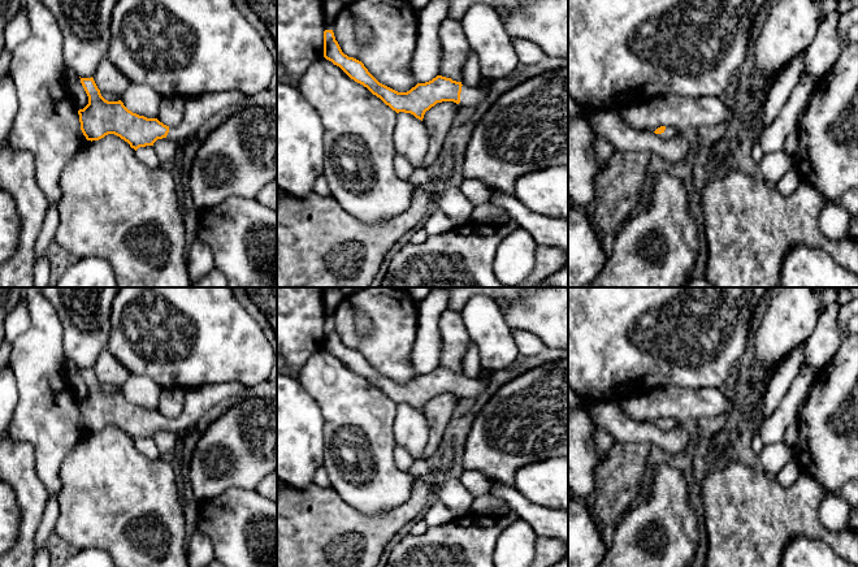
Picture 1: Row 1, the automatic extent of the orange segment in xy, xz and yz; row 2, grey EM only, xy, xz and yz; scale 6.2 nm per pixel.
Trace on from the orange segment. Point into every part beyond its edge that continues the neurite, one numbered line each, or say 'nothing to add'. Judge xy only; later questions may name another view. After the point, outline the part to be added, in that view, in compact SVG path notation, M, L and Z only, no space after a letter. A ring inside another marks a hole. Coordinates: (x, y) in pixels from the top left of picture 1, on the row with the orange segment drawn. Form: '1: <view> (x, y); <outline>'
1: xy (198, 109); M230 91L187 98L182 122L178 126L169 126L166 138L174 142L187 140L209 117L231 105L240 105L246 96L242 92Z

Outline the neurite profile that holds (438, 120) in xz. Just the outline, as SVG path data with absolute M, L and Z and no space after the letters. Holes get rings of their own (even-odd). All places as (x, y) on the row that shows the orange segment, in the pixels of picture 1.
M454 101L437 103L425 112L422 122L430 131L428 152L421 164L428 168L441 155L446 137L452 127L452 122L459 112L460 105Z

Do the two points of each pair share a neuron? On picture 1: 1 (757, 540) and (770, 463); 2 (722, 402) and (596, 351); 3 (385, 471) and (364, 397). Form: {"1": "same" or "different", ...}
{"1": "different", "2": "different", "3": "same"}

